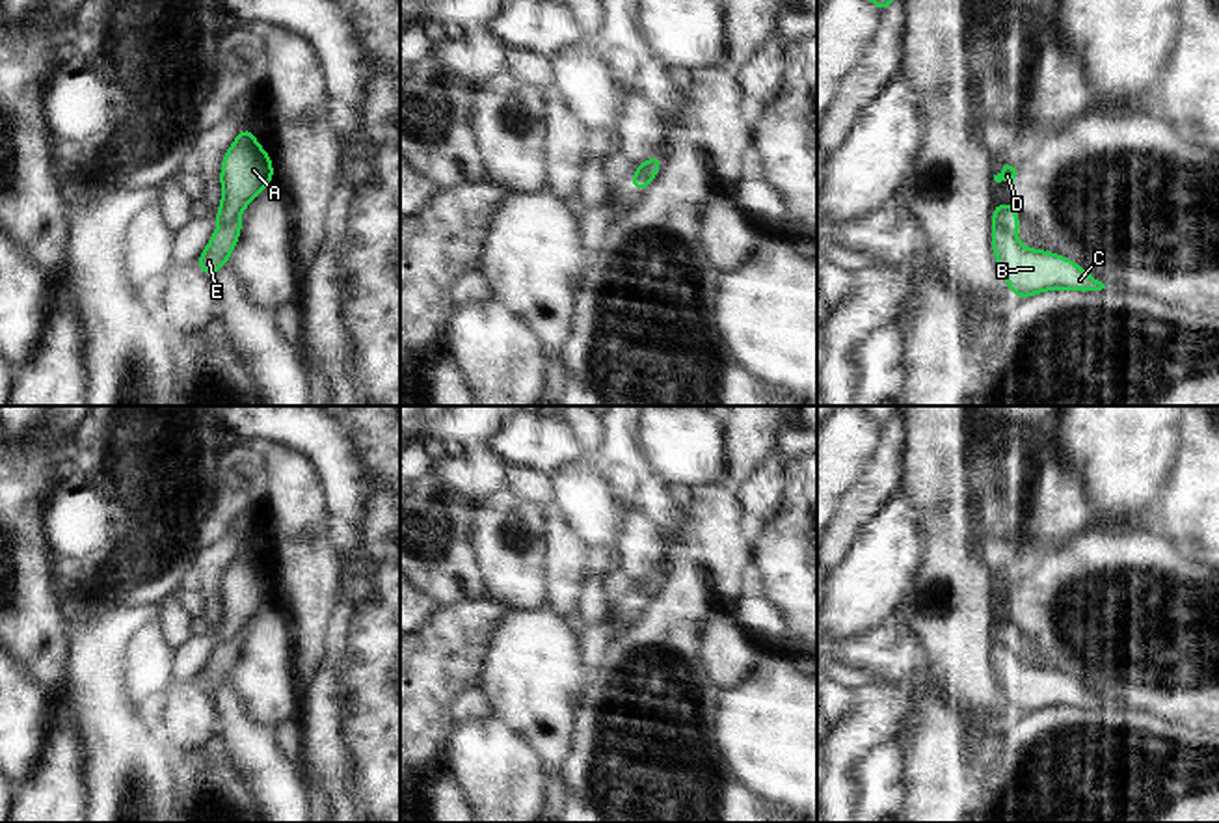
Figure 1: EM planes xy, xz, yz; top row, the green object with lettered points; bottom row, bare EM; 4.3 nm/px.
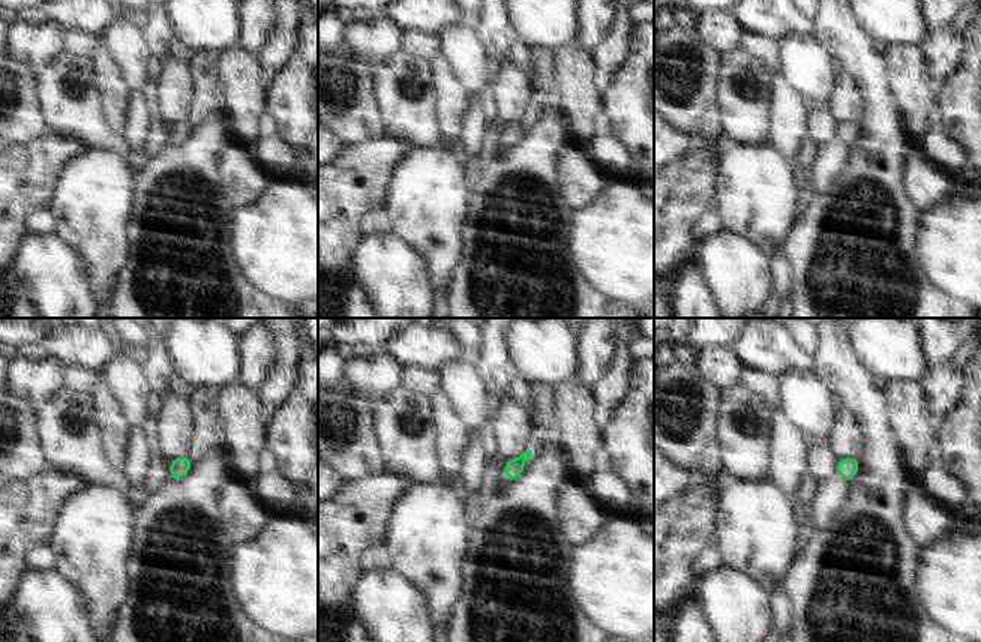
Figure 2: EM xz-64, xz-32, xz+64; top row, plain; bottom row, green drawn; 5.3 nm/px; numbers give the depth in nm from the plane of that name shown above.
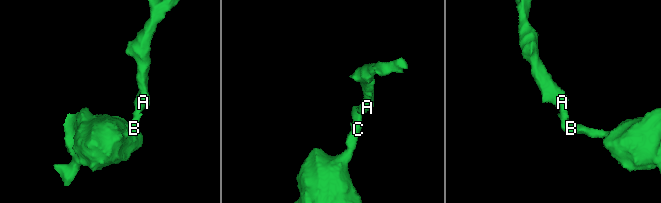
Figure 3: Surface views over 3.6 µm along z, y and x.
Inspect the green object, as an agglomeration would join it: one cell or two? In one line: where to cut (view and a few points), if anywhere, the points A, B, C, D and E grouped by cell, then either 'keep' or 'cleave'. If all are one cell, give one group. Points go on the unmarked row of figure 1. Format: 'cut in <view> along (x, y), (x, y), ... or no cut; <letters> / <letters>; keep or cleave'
cut in xz along (635, 589), (646, 591), (652, 596); A D / B C E; cleave

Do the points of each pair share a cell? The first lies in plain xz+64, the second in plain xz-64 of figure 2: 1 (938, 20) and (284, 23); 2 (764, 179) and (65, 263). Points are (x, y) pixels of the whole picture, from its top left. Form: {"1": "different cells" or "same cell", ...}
{"1": "different cells", "2": "different cells"}

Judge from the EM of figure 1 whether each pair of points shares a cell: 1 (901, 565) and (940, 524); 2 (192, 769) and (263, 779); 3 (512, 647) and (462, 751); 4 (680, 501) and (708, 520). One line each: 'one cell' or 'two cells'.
1: two cells
2: two cells
3: two cells
4: two cells

